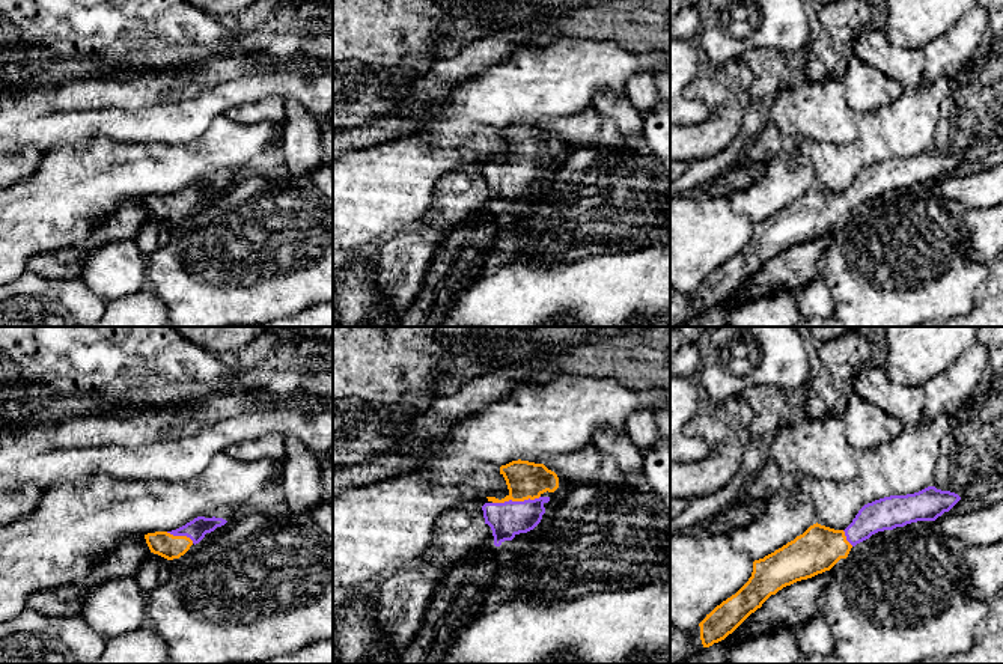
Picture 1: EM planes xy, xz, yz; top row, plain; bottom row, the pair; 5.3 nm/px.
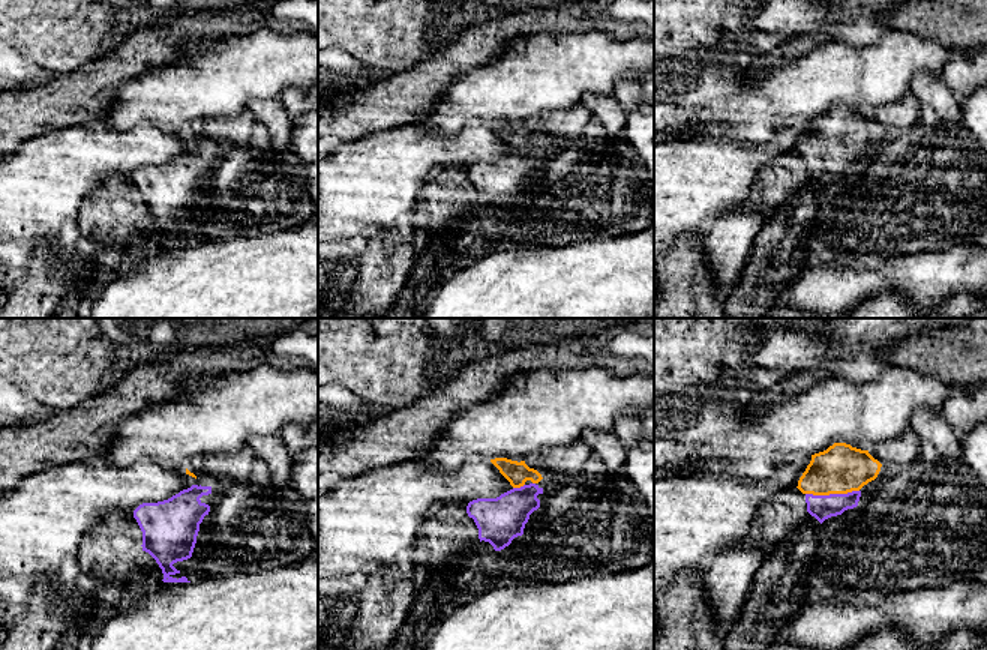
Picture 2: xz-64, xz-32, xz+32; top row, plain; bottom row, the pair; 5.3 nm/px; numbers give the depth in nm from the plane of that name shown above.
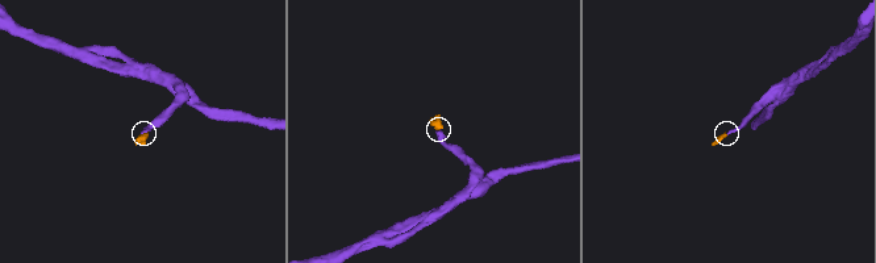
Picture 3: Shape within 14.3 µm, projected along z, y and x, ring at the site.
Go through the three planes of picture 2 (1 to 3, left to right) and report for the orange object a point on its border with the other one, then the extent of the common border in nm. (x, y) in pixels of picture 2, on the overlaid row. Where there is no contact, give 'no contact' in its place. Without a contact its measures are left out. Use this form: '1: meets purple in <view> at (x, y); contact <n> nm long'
1: no contact
2: meets purple in xz-32 at (518, 488); contact 70 nm long
3: meets purple in xz+32 at (831, 494); contact 280 nm long

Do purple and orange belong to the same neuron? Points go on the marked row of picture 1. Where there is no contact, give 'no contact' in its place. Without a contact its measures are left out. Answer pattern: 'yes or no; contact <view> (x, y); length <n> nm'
yes; contact xz (515, 502); length 260 nm

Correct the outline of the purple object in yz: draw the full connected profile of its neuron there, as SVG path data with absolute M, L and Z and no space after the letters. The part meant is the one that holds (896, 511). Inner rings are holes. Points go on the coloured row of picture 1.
M928 486L914 494L890 495L864 504L845 530L818 522L810 525L782 548L755 560L748 581L706 614L693 631L670 625L670 664L681 664L703 647L724 640L771 595L830 571L840 559L848 557L852 547L872 535L917 521L935 521L959 500L955 492Z

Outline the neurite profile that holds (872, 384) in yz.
M867 364L857 373L854 393L840 411L845 437L861 455L920 423L923 407L922 387L895 384L886 369Z

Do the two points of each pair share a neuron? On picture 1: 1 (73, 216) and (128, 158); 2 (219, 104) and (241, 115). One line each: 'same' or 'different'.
1: same
2: different

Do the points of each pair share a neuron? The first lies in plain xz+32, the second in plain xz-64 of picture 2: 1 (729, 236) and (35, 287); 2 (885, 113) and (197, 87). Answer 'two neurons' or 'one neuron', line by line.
1: one neuron
2: two neurons

